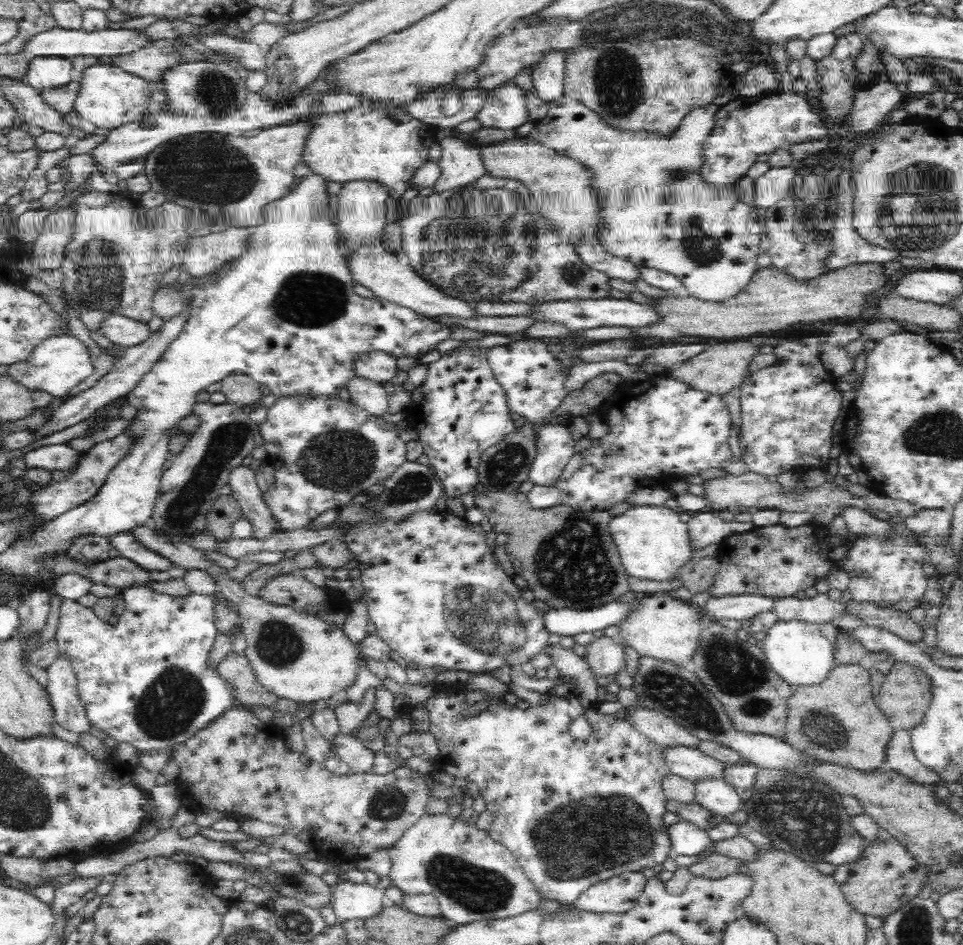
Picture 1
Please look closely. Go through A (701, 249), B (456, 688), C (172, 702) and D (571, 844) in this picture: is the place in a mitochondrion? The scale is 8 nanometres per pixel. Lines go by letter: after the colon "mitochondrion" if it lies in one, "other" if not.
A: mitochondrion
B: other
C: mitochondrion
D: mitochondrion

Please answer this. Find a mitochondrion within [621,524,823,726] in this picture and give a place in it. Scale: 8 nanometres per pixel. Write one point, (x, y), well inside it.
(733, 670)

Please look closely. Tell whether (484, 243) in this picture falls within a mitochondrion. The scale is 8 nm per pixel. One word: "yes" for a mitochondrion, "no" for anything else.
yes

